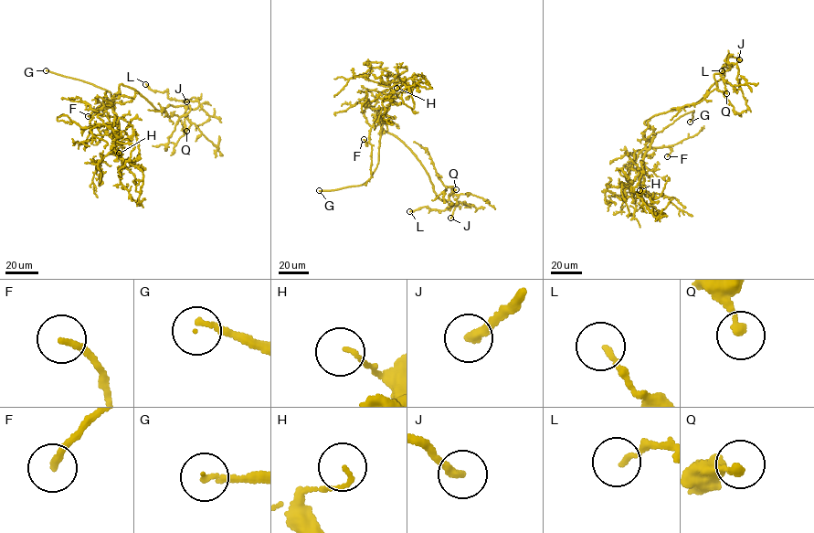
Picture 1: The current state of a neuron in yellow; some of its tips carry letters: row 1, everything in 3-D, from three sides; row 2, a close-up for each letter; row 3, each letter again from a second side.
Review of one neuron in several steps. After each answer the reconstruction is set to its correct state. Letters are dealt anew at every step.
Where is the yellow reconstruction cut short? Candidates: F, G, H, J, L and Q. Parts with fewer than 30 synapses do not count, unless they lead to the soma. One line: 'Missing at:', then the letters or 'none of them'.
Missing at: G, J

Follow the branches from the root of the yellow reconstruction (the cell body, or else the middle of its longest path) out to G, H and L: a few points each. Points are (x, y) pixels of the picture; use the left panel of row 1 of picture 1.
G: (128, 87), (120, 84), (119, 93), (113, 101), (110, 92), (102, 88), (46, 70)
H: (128, 87), (120, 84), (119, 93), (114, 99), (113, 111), (118, 124), (115, 154), (119, 153)
L: (128, 87), (157, 111), (169, 105), (198, 105), (196, 101), (169, 99), (166, 91), (151, 90), (145, 84)

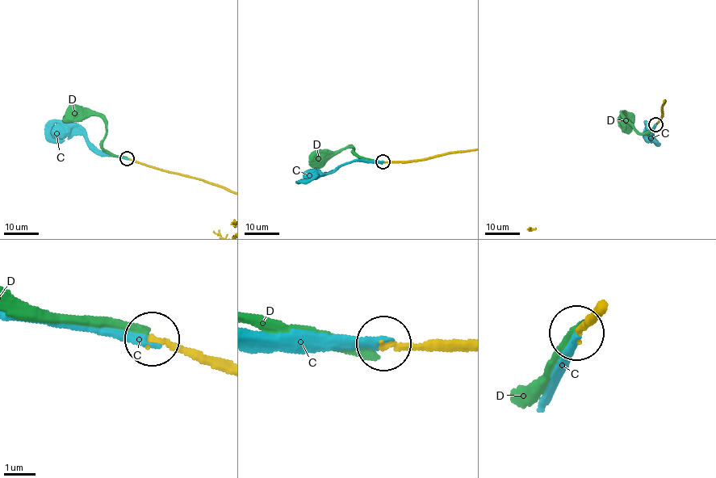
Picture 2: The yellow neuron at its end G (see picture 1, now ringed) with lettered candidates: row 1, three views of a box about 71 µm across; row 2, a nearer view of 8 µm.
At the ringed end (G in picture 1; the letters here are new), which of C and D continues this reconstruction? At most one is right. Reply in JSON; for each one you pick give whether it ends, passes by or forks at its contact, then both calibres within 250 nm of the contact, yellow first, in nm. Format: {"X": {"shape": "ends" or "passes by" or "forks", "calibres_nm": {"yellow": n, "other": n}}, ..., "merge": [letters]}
{"C": {"shape": "ends", "calibres_nm": {"yellow": 180, "other": 360}}, "merge": ["C"]}

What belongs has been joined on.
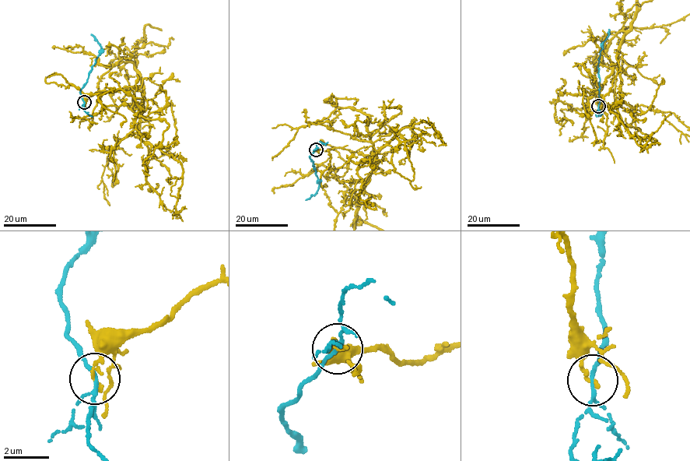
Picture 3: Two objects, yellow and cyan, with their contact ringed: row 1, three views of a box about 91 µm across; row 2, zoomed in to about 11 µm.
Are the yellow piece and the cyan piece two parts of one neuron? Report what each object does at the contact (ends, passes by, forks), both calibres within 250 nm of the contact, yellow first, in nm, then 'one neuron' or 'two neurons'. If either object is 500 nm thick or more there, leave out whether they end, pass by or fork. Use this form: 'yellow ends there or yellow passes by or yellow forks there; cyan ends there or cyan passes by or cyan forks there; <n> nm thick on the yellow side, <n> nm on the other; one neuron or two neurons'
yellow ends there; cyan forks there; 170 nm thick on the yellow side, 120 nm on the other; two neurons

